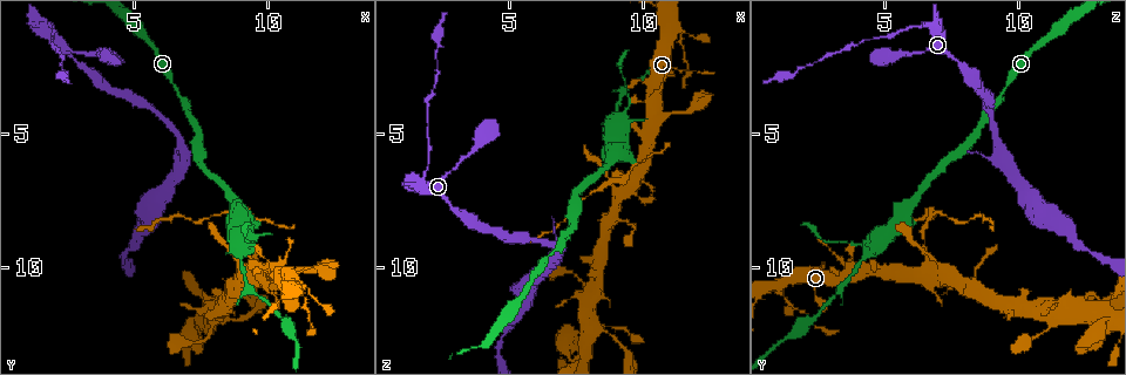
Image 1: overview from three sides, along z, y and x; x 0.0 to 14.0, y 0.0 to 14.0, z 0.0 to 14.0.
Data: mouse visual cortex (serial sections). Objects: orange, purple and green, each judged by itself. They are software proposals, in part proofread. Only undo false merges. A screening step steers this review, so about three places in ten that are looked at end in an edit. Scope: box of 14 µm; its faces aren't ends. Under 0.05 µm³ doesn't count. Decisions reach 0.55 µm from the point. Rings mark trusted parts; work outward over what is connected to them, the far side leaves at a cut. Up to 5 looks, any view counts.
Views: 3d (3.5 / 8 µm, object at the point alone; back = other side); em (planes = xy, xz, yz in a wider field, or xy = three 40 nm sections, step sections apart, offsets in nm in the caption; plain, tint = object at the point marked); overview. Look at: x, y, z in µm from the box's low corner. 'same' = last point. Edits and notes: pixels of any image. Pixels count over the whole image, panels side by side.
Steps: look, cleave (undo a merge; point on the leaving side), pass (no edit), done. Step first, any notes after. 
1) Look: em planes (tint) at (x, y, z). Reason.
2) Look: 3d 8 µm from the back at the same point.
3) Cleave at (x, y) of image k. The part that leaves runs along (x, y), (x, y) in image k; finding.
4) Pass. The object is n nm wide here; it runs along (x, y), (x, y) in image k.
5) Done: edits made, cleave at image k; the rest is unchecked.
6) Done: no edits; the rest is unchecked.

Look: em xy step 5 (tint) at (9.5, 9.8, 6.6). A narrow waist.

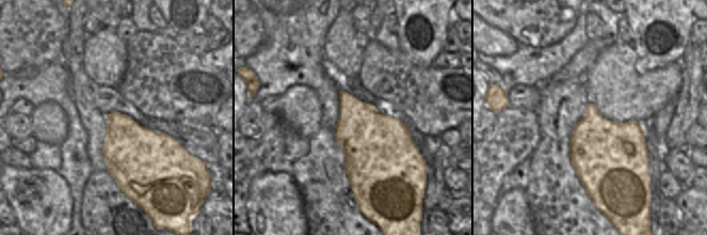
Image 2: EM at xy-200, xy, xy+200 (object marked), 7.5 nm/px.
Look: 3d 3.5 µm at the same point. Wider look.

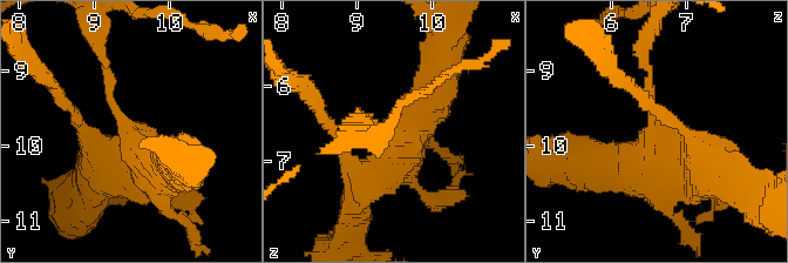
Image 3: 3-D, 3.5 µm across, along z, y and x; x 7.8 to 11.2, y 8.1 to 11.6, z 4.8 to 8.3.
Cleave at (643, 61) of image 3. The object is 460 nm wide here; the part that leaves runs along (652, 93), (646, 63), (649, 32) in image 3; two cells meet here.

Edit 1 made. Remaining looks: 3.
Look: 3d 3.5 µm at (9.3, 8.9, 4.8). Abrupt turn.

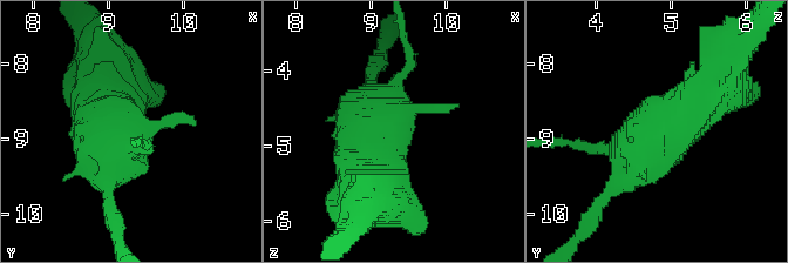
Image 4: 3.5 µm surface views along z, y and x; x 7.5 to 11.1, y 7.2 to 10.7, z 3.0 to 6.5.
Look: em xy step 3 (tint) at (9.20, 8.85, 4.75).

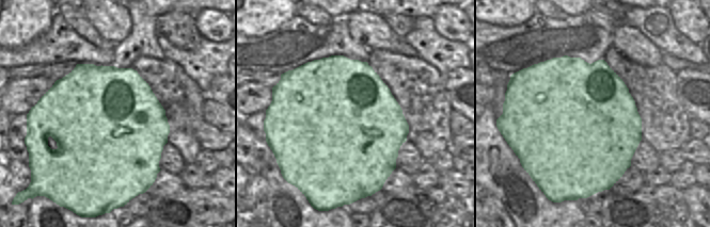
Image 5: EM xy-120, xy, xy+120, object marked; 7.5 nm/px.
Look: em xy step 1 (tint) at the same point. Cut it another way.

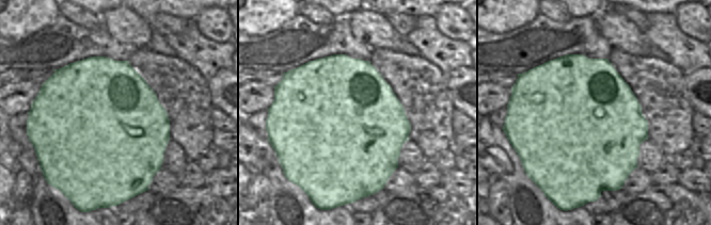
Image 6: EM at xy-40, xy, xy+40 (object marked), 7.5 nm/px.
Pass. The object is 1000 nm wide here; it runs along (700, 121), (660, 121), (595, 210) in image 4; continuous, no second cell.

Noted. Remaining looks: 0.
Done: edits made, cleave at image 3; the rest is unchecked.

